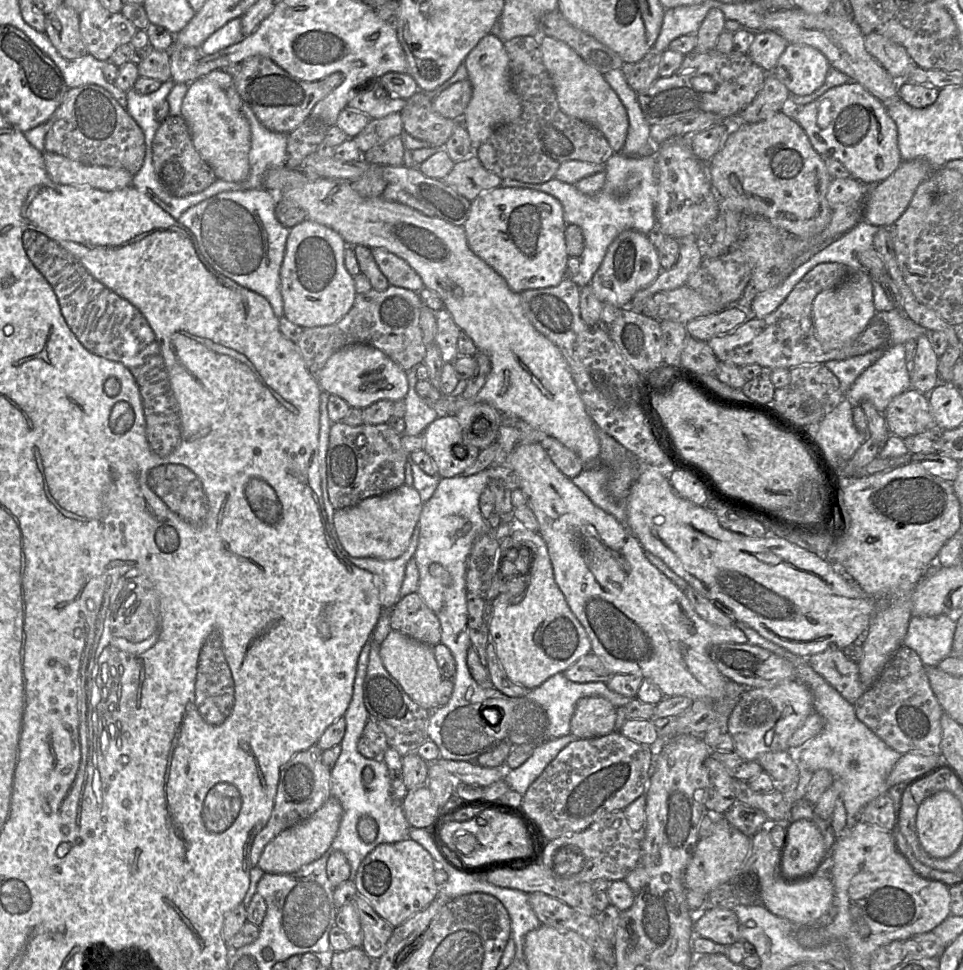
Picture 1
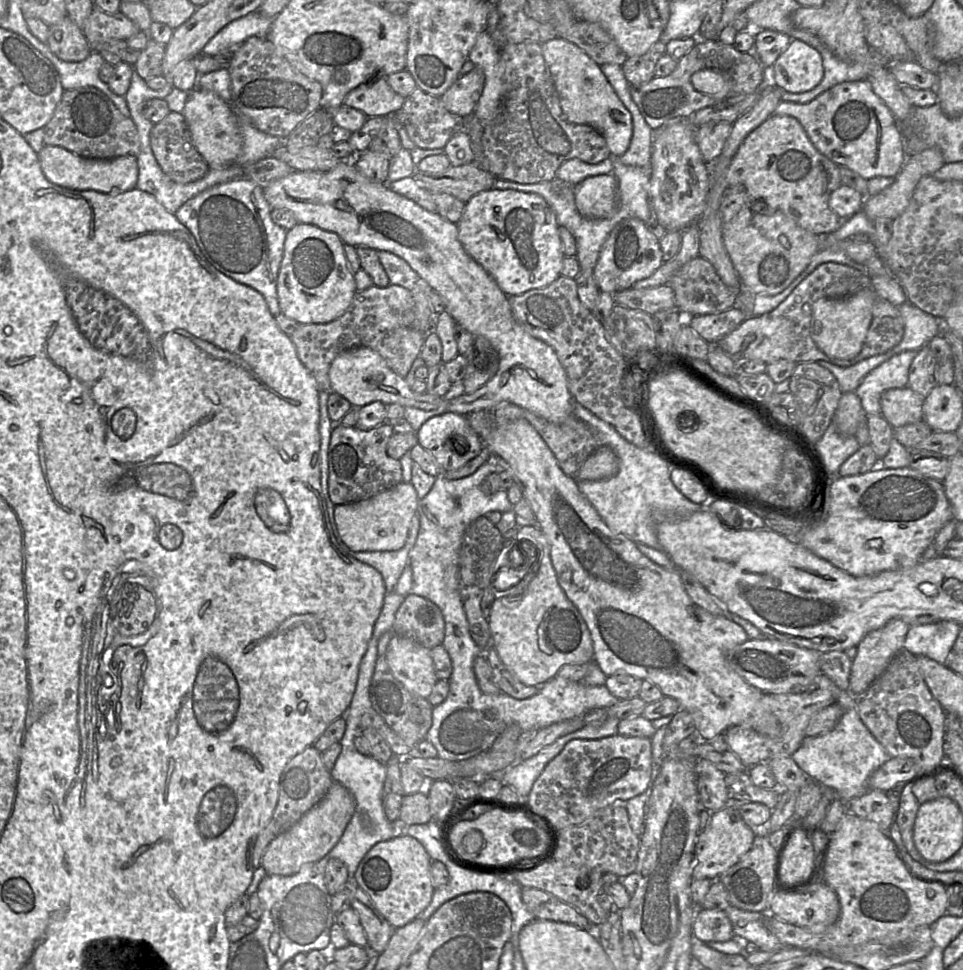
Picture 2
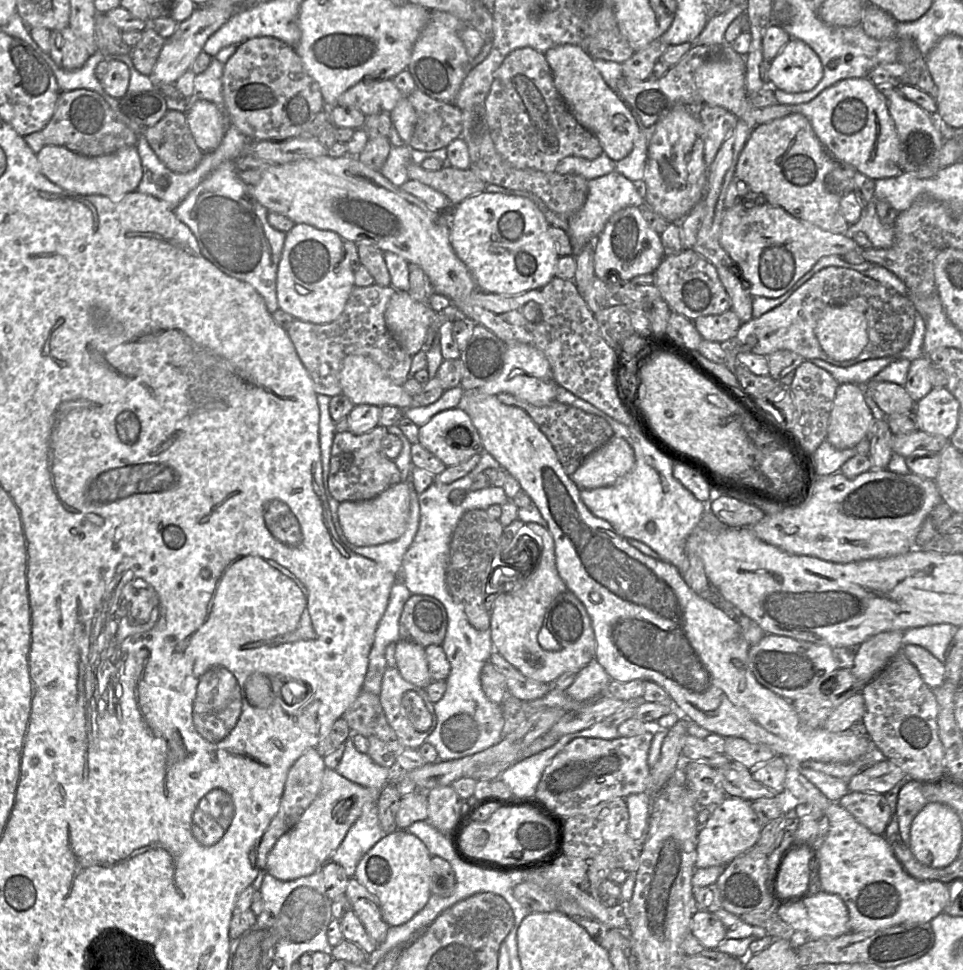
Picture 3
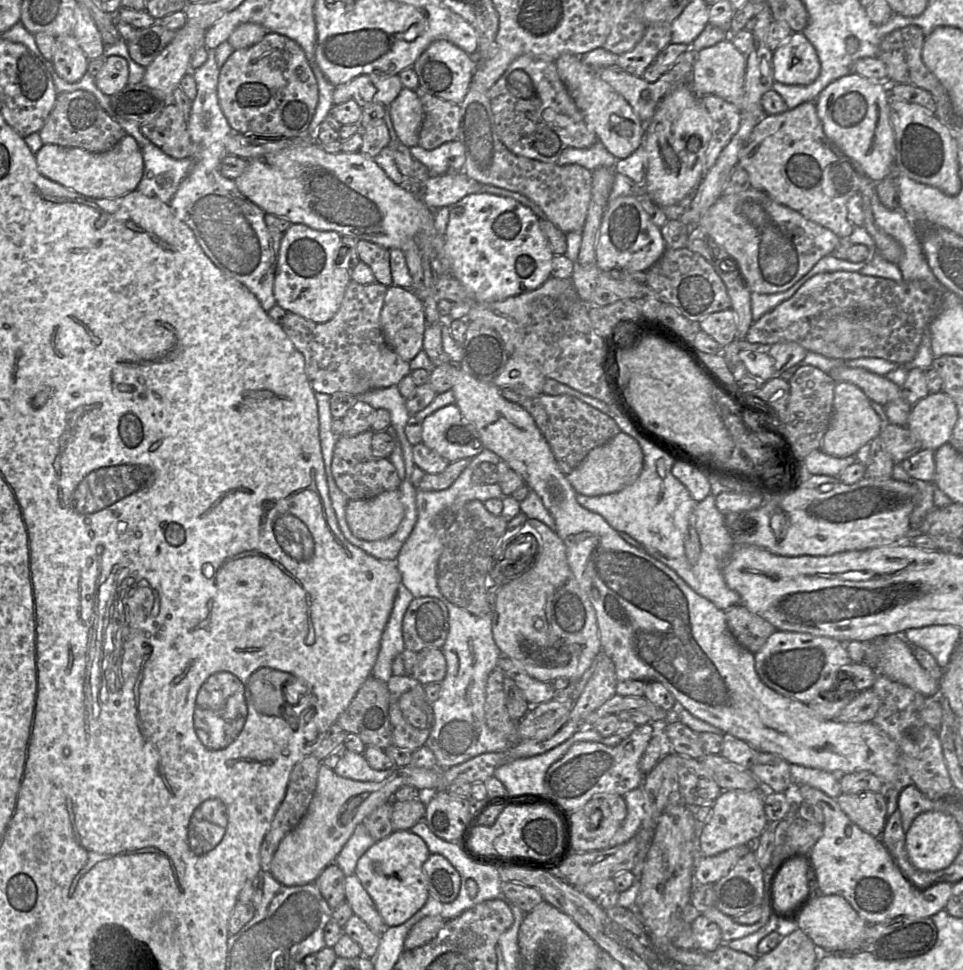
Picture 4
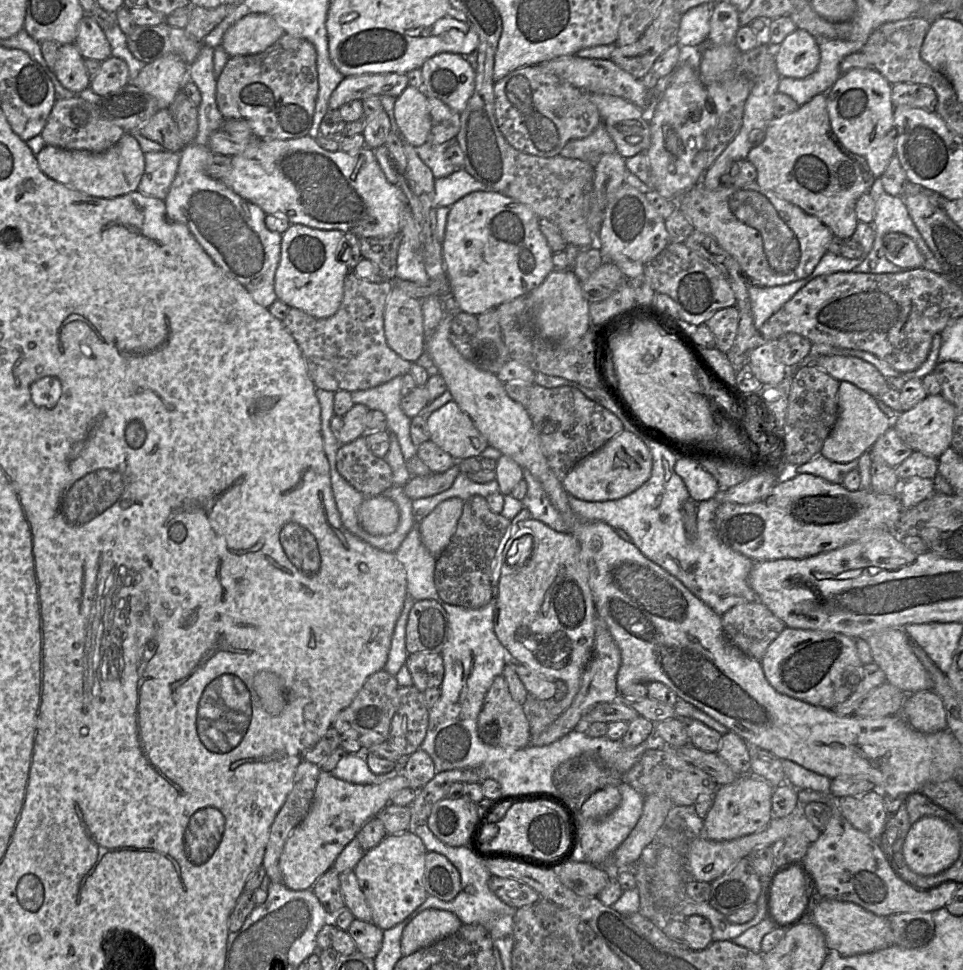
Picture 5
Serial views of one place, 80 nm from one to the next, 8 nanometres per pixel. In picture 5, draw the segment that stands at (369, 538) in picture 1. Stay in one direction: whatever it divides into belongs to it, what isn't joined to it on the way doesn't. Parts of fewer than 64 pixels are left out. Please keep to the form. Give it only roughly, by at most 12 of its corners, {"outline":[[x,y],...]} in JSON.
{"outline":[[363,500],[357,518],[369,534],[396,530],[400,514],[392,500]]}

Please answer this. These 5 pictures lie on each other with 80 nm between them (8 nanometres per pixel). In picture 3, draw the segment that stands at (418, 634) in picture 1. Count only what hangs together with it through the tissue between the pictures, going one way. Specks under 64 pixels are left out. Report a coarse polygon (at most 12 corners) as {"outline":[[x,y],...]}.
{"outline":[[412,594],[401,639],[425,648],[443,643],[447,613],[439,600]]}

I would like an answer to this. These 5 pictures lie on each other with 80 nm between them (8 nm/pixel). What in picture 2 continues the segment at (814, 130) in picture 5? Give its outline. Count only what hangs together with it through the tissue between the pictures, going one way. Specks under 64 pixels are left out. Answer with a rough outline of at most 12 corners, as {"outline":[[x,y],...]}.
{"outline":[[771,115],[726,180],[814,235],[829,207],[840,166],[793,117]]}

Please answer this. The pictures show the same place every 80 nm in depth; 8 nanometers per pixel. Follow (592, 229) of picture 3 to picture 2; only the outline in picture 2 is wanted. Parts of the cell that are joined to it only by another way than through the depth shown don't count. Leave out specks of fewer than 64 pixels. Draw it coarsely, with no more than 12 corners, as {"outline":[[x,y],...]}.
{"outline":[[613,174],[574,186],[585,218],[611,217],[618,206]]}

